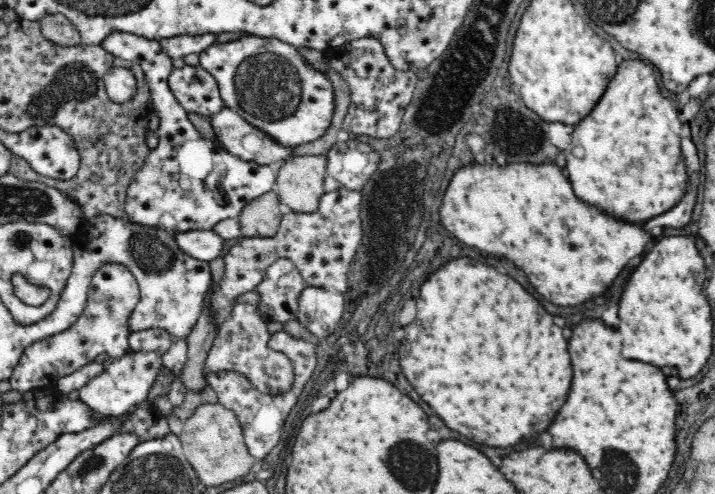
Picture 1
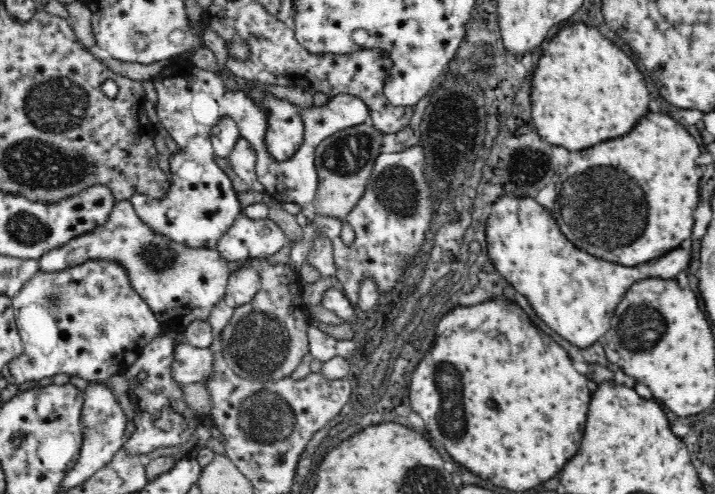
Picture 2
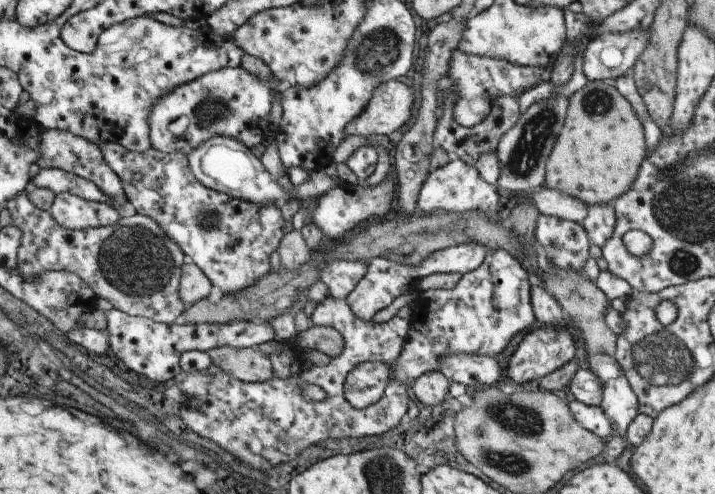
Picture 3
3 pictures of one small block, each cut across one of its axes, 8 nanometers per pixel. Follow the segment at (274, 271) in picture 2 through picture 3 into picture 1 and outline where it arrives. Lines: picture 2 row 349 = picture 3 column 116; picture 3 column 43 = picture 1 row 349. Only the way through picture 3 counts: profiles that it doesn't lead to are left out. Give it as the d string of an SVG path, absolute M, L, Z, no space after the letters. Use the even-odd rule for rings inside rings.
M238 302L232 310L232 318L218 330L218 336L206 358L204 376L208 374L208 370L232 370L246 376L252 386L264 394L284 394L294 386L292 362L286 358L286 354L270 350L270 336L272 334L268 334L268 322L262 320L260 308Z

